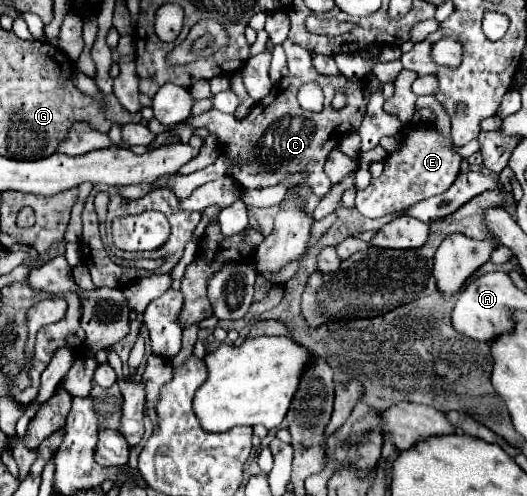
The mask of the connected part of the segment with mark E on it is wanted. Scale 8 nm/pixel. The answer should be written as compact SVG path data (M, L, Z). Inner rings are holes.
M408 125L402 147L386 157L384 171L378 179L372 179L364 191L356 195L356 209L364 217L384 217L400 213L414 203L444 193L460 173L462 157L452 151L452 139L444 139L434 125Z

